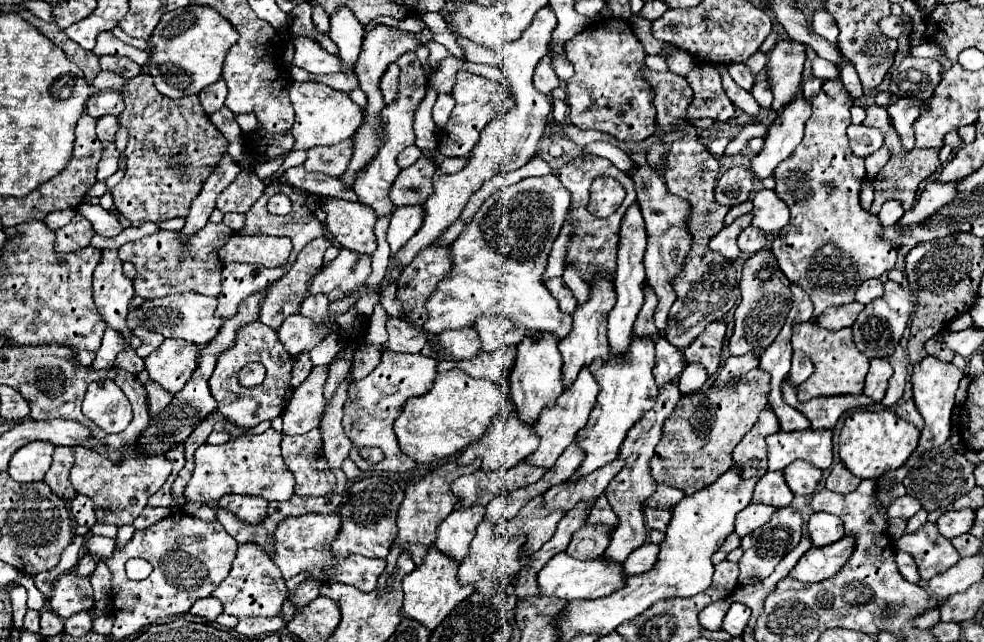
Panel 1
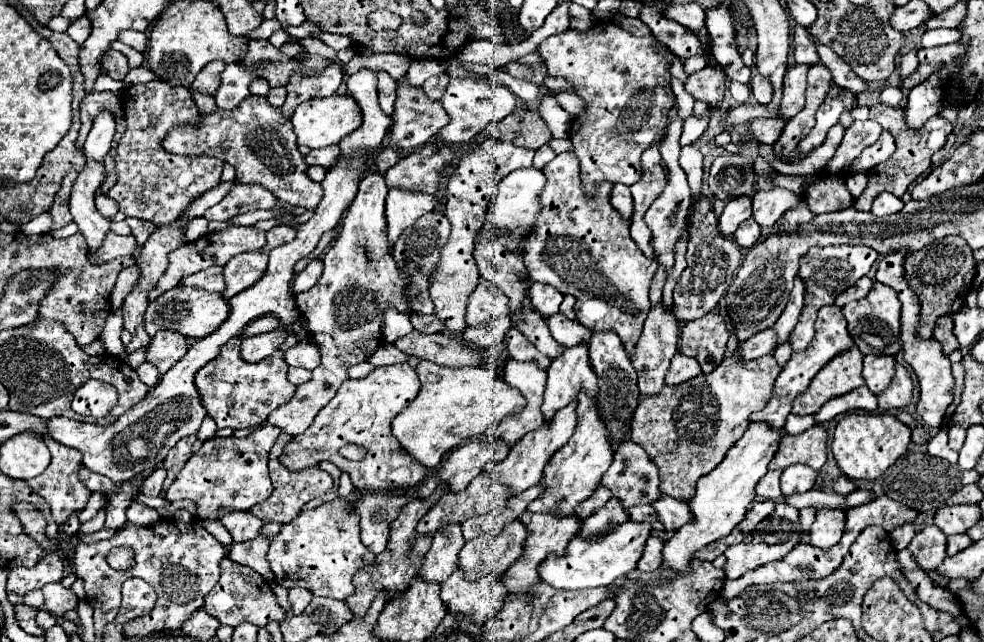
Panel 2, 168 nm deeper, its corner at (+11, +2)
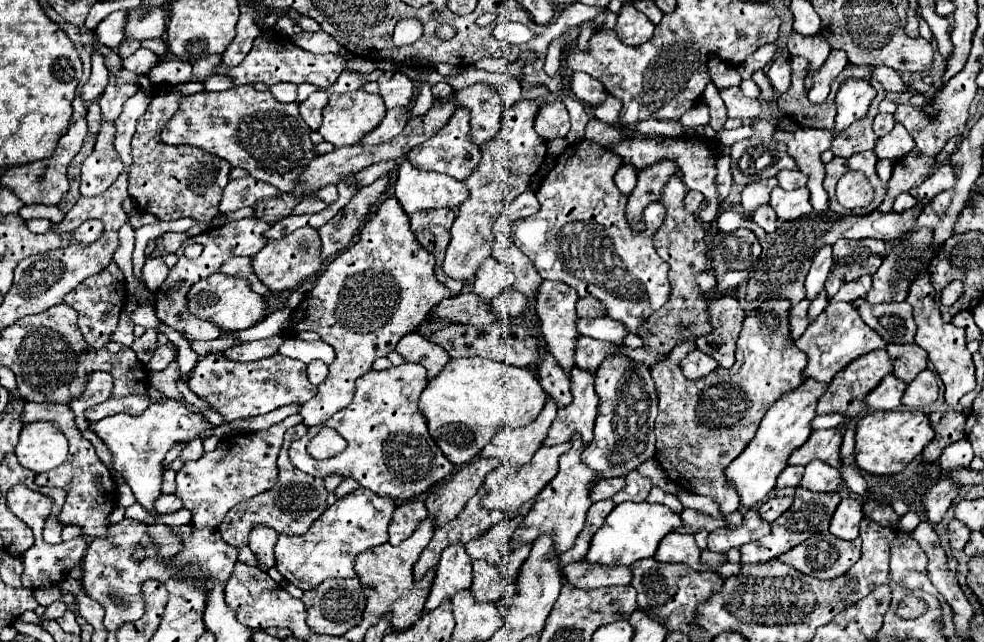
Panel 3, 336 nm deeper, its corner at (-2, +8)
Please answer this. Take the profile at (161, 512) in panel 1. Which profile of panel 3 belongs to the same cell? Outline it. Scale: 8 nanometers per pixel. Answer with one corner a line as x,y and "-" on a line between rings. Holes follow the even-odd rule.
161,494
161,496
155,500
155,510
157,510
159,514
165,514
165,512
175,512
175,510
179,510
179,508
183,508
183,504
181,504
181,500
179,500
177,496
167,496
167,494

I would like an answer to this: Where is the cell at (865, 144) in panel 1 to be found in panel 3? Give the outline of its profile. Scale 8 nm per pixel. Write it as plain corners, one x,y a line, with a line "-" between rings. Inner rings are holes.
877,114
875,120
873,120
873,132
877,136
885,136
891,132
895,120
893,120
893,114

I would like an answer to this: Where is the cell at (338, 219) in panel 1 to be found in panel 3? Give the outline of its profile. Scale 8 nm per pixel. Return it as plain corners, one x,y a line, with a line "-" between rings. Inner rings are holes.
253,86
187,96
161,132
165,144
197,146
225,158
231,166
245,168
253,178
267,182
281,192
291,192
299,186
307,164
317,158
309,136
311,128
299,116
297,102
281,104
271,92
257,92

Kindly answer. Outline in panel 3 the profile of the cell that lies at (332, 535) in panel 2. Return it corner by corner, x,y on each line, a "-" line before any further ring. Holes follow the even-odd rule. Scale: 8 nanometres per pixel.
359,488
343,498
337,498
335,504
311,524
303,536
279,534
275,544
275,568
283,574
285,580
295,584
301,590
311,590
327,578
357,578
355,560
363,550
381,546
389,540
387,524
393,516
397,502
391,498
381,498
365,488

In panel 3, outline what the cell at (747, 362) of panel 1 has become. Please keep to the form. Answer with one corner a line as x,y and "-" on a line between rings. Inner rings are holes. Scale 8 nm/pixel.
801,300
797,306
791,308
791,312
789,312
789,328
791,328
789,336
791,336
791,340
797,340
805,332
805,328
809,326
807,310
809,310
807,300

